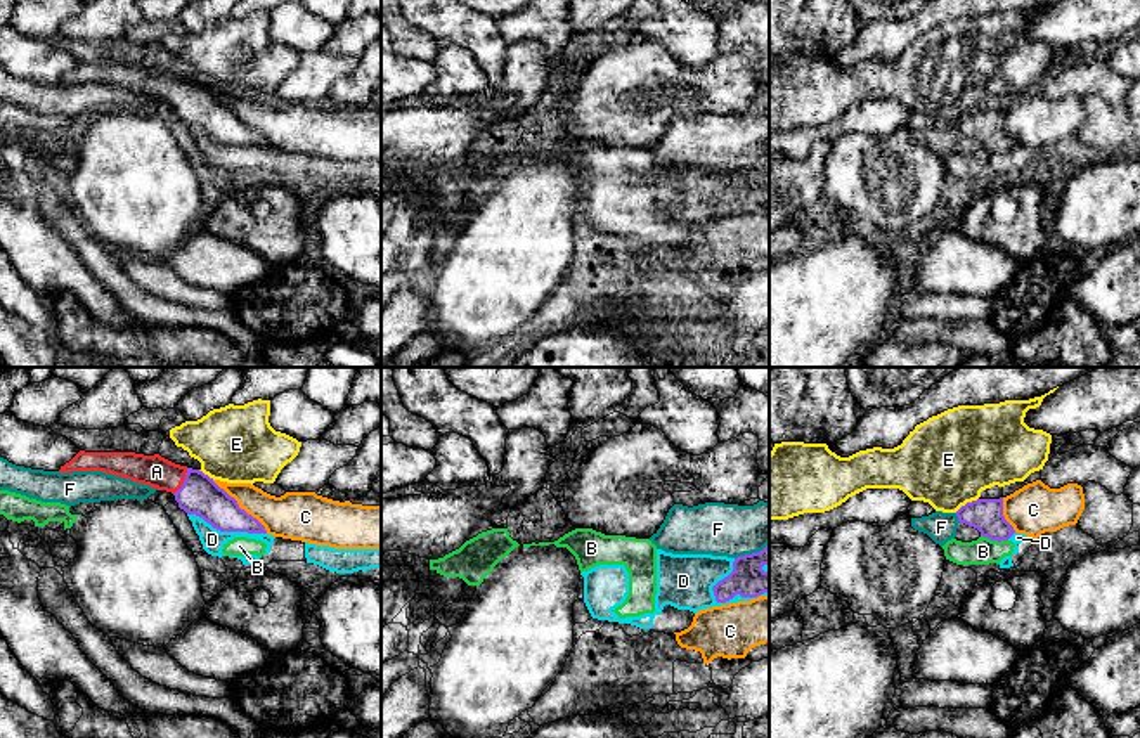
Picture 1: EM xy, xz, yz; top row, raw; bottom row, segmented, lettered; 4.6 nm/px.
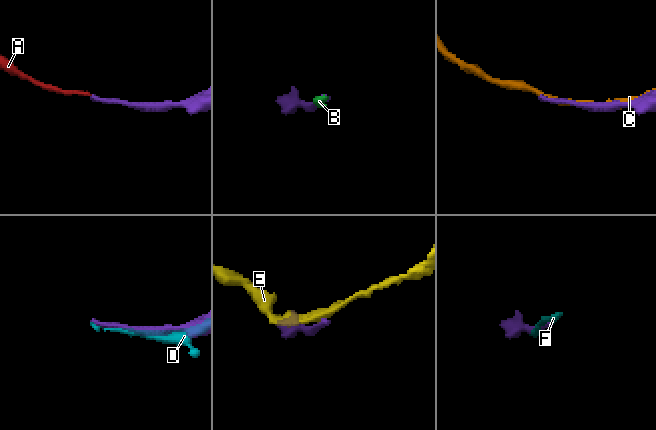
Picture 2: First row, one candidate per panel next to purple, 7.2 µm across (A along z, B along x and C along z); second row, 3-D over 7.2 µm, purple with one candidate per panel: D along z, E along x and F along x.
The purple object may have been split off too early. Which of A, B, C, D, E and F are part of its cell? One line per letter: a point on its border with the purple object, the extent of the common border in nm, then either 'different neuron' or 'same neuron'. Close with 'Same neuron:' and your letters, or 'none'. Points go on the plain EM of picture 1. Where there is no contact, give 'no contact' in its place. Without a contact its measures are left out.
A: contact xy (184, 94); length 140 nm; same neuron
B: contact yz (995, 151); length 130 nm; different neuron
C: contact xy (238, 118); length 360 nm; different neuron
D: contact xz (719, 193); length 240 nm; different neuron
E: contact yz (967, 115); length 130 nm; different neuron
F: contact yz (958, 130); length 50 nm; different neuron
Same neuron: A

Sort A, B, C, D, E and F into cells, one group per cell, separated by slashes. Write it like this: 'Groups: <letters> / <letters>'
Groups: A / B D / C / E / F

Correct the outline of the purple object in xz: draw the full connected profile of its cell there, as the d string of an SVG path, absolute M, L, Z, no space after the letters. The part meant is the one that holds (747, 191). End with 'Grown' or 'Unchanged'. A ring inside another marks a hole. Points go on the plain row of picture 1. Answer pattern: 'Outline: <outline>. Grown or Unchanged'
Outline: M769 156L759 165L735 170L733 184L712 199L716 213L726 215L736 206L757 210L769 204L769 182L764 184L764 177L769 177Z. Unchanged

